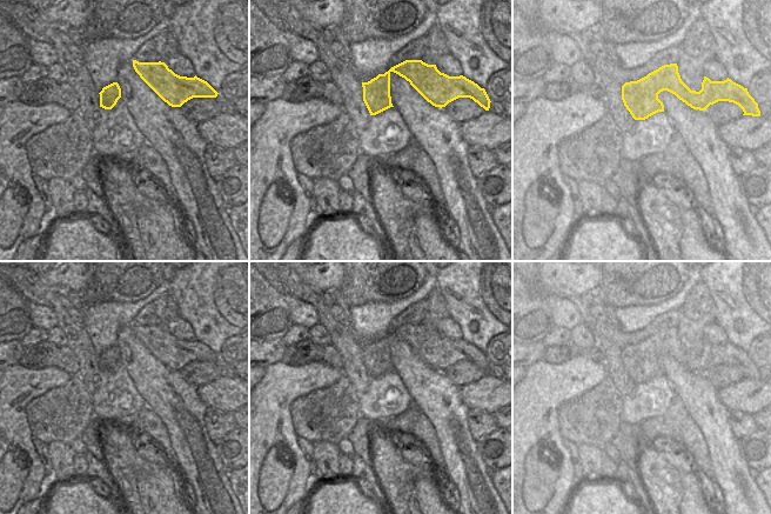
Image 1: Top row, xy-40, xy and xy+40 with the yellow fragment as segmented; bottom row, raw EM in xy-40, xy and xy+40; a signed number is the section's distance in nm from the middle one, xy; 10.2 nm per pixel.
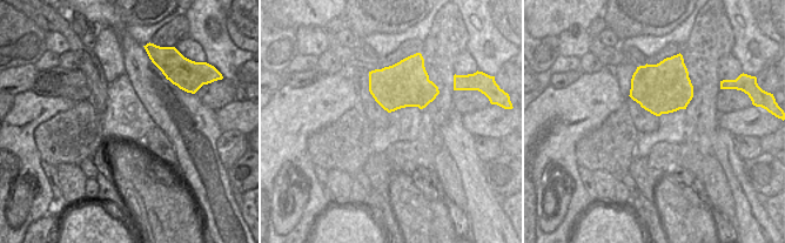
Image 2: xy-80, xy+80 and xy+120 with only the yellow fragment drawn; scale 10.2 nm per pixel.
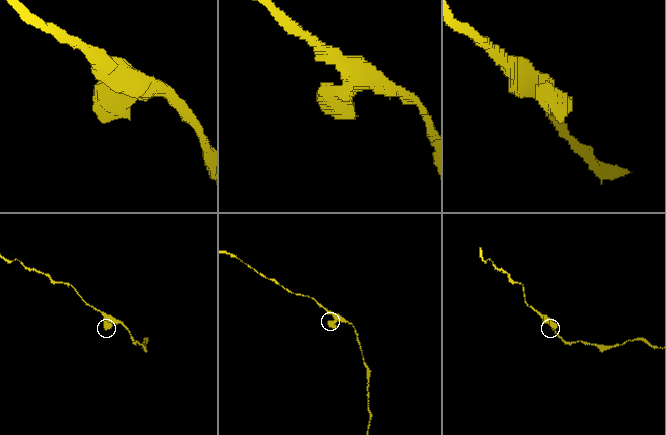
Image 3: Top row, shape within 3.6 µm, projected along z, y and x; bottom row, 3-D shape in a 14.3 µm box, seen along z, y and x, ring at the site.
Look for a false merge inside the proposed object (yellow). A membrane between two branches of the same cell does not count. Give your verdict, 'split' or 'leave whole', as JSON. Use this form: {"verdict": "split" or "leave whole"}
{"verdict": "leave whole"}

